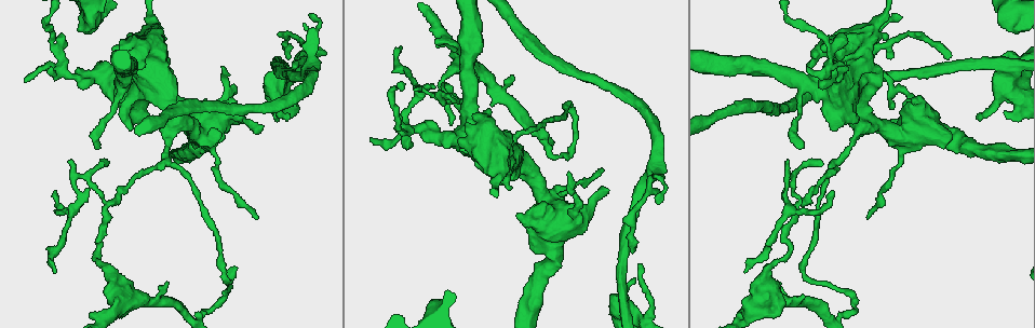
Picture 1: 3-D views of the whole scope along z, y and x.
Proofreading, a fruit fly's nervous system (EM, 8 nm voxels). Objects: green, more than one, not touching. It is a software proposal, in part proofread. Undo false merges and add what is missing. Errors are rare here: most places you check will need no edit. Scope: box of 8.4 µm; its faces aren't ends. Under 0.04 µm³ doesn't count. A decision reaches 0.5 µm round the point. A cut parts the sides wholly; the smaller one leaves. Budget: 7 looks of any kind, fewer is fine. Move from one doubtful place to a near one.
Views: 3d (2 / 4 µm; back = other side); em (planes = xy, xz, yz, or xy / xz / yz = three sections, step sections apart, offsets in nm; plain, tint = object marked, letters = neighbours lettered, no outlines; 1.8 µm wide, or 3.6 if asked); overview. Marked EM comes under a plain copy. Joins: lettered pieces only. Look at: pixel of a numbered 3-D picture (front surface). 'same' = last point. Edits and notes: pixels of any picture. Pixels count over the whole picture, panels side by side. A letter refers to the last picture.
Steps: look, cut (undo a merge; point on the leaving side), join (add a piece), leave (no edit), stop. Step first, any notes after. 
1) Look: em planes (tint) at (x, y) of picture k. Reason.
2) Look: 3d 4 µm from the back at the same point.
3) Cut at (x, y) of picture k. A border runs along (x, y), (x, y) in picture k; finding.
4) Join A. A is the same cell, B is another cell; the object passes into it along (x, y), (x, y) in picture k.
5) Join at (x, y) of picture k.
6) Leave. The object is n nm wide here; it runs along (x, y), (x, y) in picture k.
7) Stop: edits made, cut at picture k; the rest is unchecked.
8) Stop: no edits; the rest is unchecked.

Look: 3d 2 µm at (798, 202) of picture 1. Three-way junction.

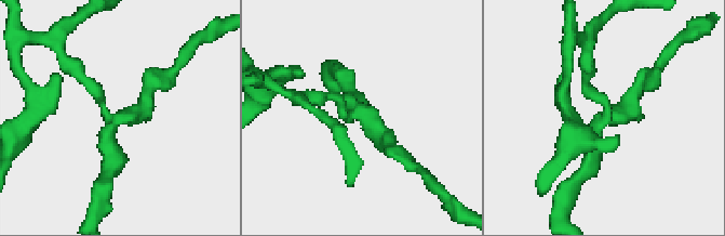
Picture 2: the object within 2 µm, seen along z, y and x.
Look: em planes (letters) at (119, 120) of picture 2. 3 arms meet here.

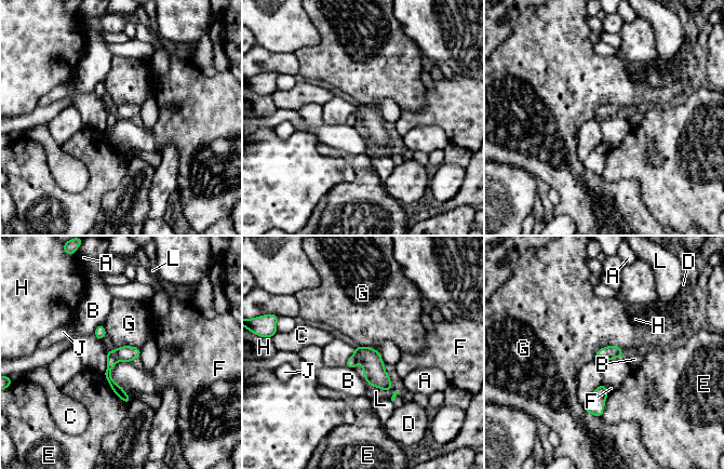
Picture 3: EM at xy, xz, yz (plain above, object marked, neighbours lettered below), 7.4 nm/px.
Cut at (352, 361) of picture 3. A, B, C, D, E, F, G, H, J and L are other cells; a border runs along (359, 347), (357, 360) in picture 3; a second cell is stuck on.

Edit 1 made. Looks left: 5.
Look: em xy step 4 (tint) at (434, 310) of picture 1. Sharp bend.

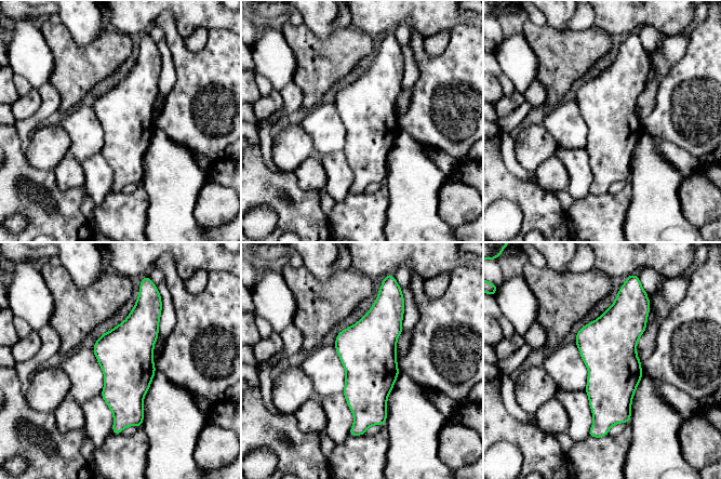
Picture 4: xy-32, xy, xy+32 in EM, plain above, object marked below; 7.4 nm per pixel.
Look: em xy step 4 (letters) at the same point.

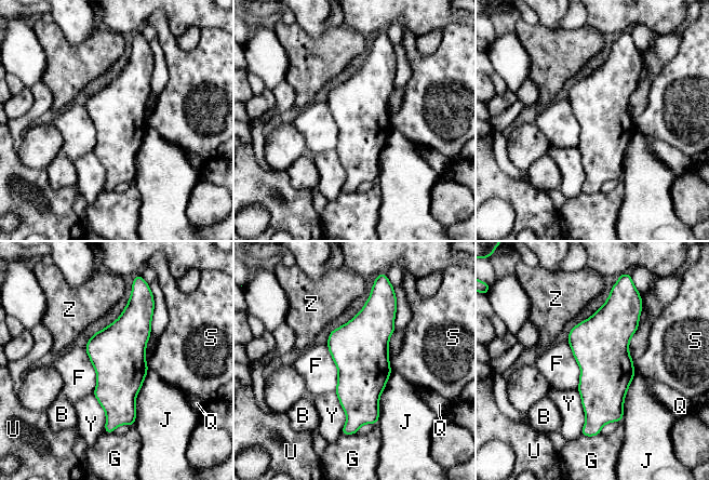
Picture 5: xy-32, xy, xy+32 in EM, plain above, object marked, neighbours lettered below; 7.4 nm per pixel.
Leave. B, F, G, J, Q, S, U, Y and Z are other cells; continuous, no second cell.

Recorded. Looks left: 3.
Stop: edits made, cut at picture 3; the rest is unchecked.

